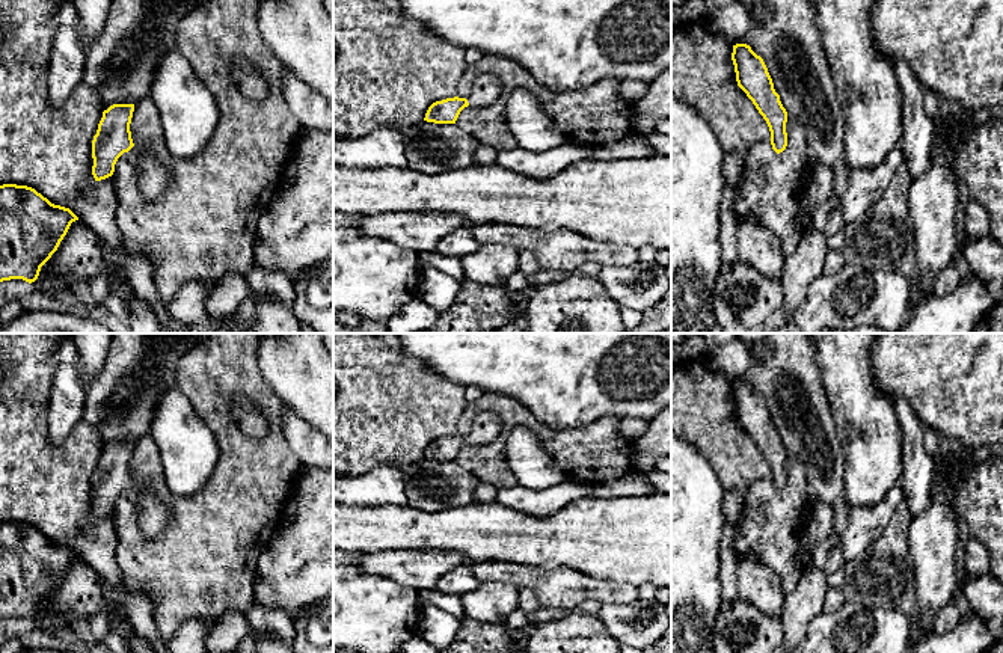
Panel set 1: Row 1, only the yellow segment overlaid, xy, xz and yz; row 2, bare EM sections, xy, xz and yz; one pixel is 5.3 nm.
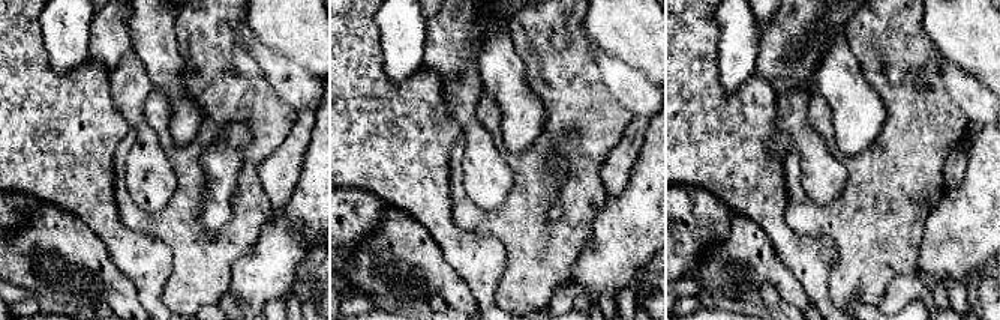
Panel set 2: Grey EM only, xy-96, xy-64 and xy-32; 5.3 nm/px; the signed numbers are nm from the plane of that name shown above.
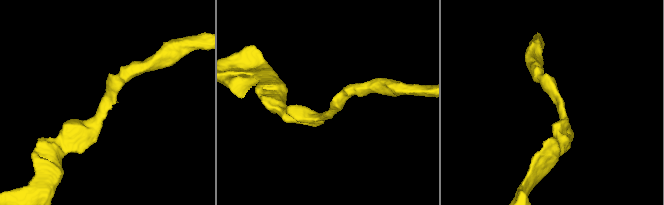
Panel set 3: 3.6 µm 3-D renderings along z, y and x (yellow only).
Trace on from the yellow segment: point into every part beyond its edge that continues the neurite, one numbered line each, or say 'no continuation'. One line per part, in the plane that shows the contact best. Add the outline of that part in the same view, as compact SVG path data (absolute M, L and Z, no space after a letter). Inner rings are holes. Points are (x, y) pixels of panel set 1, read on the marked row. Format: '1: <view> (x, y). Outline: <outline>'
1: xz (486, 89). Outline: M481 74L474 80L466 97L471 107L487 107L498 101L502 92L502 81L493 74Z

